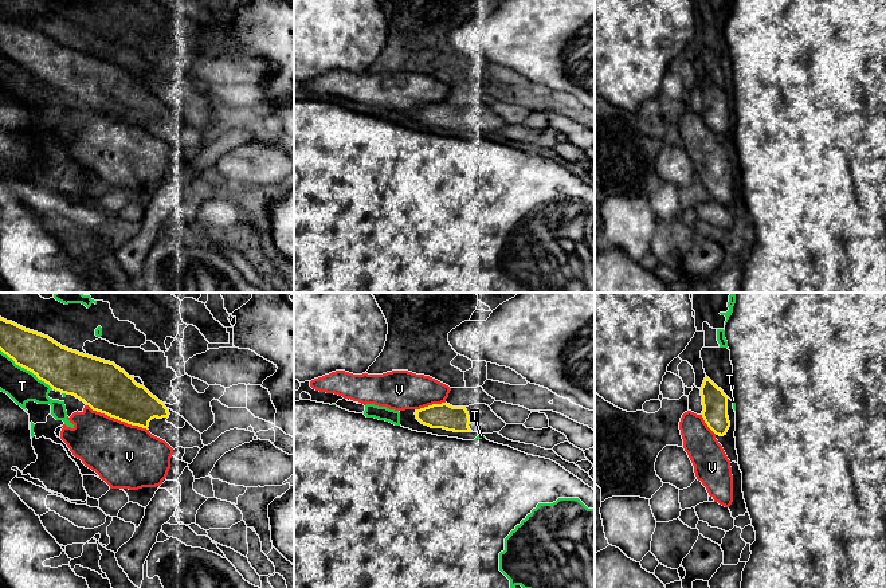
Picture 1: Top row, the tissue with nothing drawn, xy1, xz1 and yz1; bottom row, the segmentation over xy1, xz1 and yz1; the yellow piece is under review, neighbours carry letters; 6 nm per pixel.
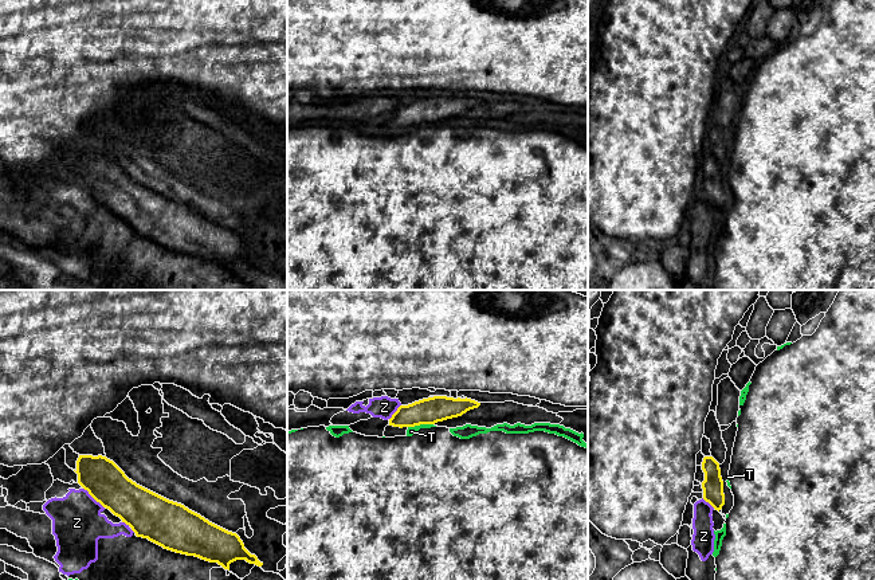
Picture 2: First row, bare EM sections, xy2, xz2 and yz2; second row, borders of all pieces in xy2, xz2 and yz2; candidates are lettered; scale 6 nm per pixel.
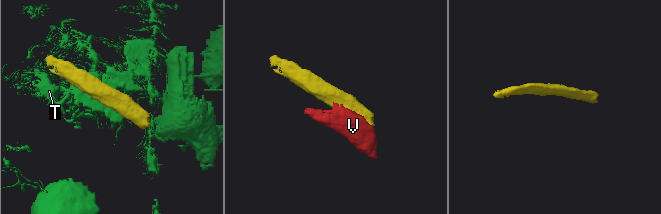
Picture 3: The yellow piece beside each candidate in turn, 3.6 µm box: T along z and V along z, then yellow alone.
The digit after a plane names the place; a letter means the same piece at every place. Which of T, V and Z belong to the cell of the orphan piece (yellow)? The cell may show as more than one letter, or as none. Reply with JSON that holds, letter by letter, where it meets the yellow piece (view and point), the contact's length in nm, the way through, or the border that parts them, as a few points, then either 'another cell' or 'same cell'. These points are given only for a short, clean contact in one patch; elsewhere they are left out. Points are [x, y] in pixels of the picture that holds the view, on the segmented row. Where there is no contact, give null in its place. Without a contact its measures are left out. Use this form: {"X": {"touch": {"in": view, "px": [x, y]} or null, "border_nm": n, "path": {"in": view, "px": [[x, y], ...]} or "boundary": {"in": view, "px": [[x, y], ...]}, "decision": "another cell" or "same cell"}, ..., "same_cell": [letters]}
{"T": {"touch": {"in": "xy1", "px": [30, 371]}, "border_nm": 440, "decision": "another cell"}, "V": {"touch": {"in": "xy1", "px": [117, 418]}, "border_nm": 400, "decision": "another cell"}, "Z": {"touch": {"in": "xy2", "px": [94, 498]}, "border_nm": 180, "boundary": {"in": "xy2", "px": [[83, 488], [104, 508]]}, "decision": "another cell"}, "same_cell": []}

